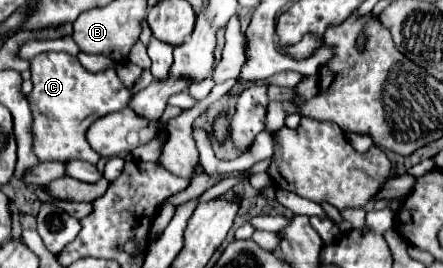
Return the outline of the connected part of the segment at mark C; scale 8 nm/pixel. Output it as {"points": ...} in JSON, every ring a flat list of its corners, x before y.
{"points":[[45,52,31,60,31,82,33,90,27,96,27,102,33,114,33,154,39,160,67,162,77,158,97,164,99,154,85,140,87,128,95,120,125,108,131,100,131,94,125,90,117,72,113,68,89,72,79,64,77,56,67,52]]}

